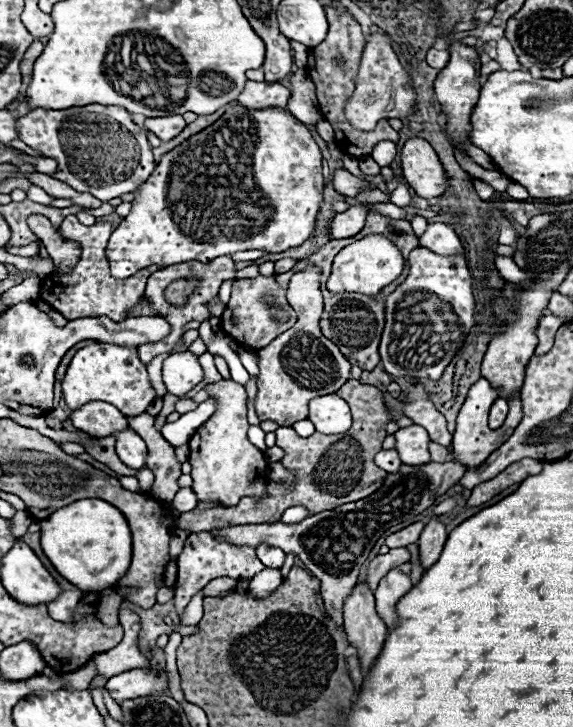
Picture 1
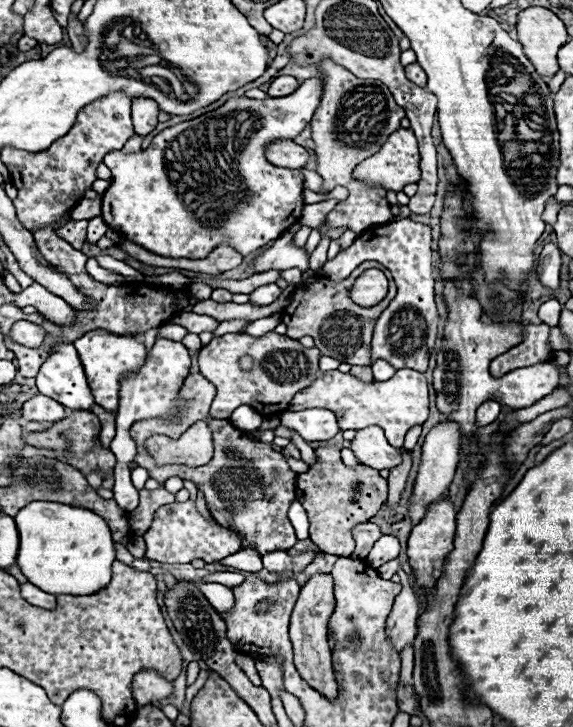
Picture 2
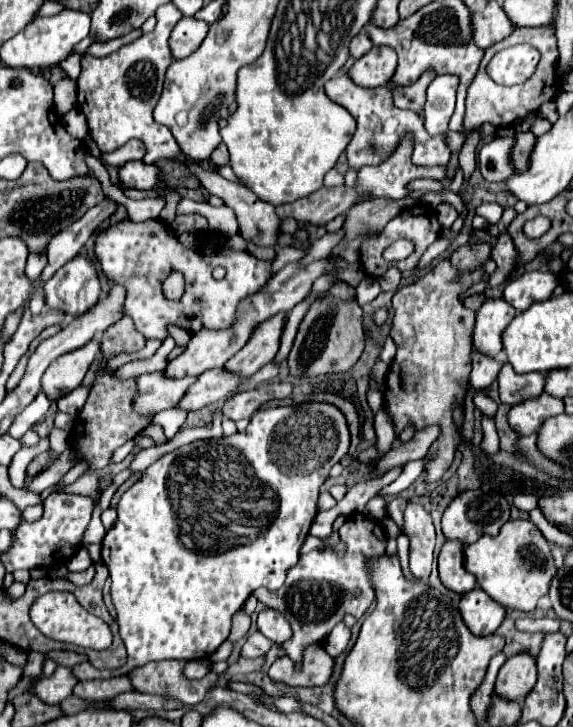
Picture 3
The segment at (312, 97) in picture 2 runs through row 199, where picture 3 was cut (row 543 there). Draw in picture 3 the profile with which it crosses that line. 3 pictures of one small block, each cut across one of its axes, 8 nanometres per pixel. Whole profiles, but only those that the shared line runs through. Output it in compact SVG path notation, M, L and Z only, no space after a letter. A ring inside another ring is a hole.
M308 402L298 406L284 406L284 408L264 408L258 410L248 428L244 432L236 432L232 436L222 436L220 440L198 440L188 446L182 446L166 456L162 456L158 462L154 462L142 476L140 482L136 482L130 490L126 490L118 504L118 520L112 526L112 530L102 540L102 562L110 570L112 580L112 602L118 612L116 620L120 626L120 638L126 644L128 650L128 662L118 670L106 670L98 672L98 668L92 668L90 662L82 662L74 666L74 676L78 680L94 680L94 678L112 678L112 676L124 676L132 672L138 666L144 666L154 660L200 660L208 658L226 638L230 632L230 620L232 614L242 608L246 598L260 586L268 590L278 590L284 584L286 572L296 566L300 558L300 546L308 536L310 524L318 512L318 490L324 484L324 480L330 474L330 468L340 462L350 446L350 434L346 426L346 418L342 412L332 404L322 402Z

